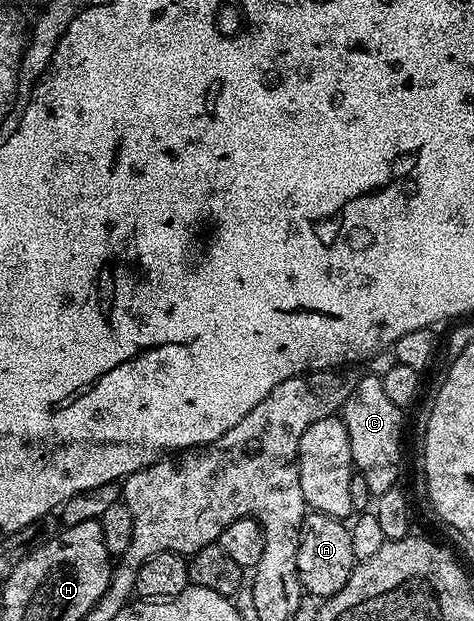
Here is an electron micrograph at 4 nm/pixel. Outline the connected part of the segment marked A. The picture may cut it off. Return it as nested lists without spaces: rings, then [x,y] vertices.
[[[309,511],[302,522],[298,542],[298,578],[307,595],[327,598],[338,594],[356,569],[358,561],[350,546],[350,528],[343,520],[335,520],[321,512]]]

